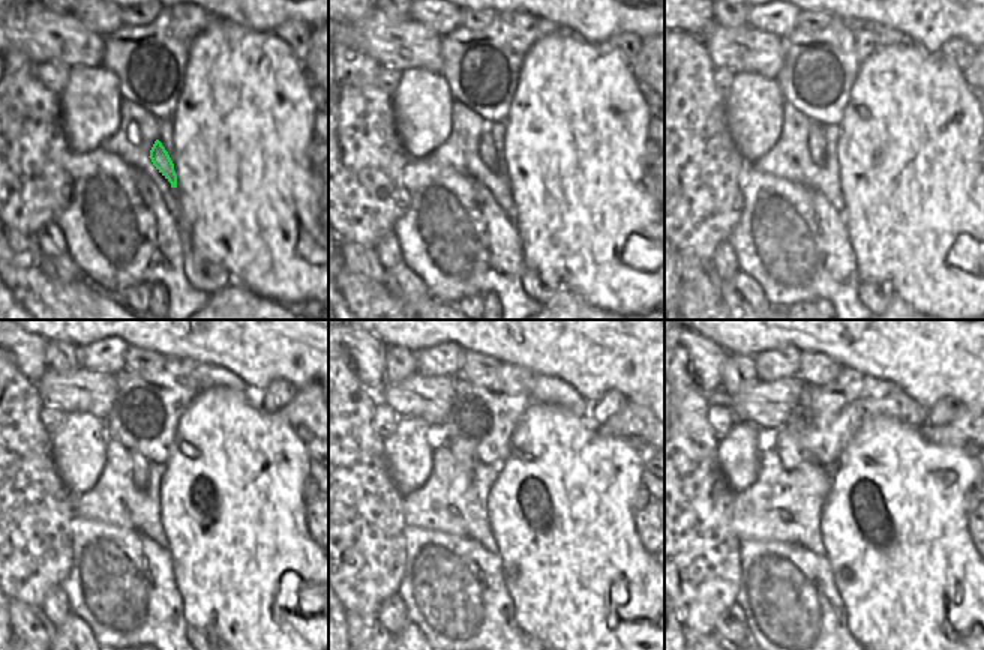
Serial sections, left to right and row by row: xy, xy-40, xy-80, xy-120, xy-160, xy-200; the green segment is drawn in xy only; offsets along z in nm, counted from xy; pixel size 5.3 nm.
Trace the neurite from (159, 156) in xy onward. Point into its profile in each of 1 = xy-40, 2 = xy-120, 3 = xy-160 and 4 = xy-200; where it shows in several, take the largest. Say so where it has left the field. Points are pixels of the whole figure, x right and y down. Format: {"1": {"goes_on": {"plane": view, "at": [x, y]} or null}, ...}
{"1": {"goes_on": {"plane": "xy-40", "at": [488, 153]}}, "2": {"goes_on": {"plane": "xy-120", "at": [141, 467]}}, "3": {"goes_on": {"plane": "xy-160", "at": [461, 449]}}, "4": {"goes_on": {"plane": "xy-200", "at": [791, 452]}}}

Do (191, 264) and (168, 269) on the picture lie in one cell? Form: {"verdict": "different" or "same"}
{"verdict": "different"}

